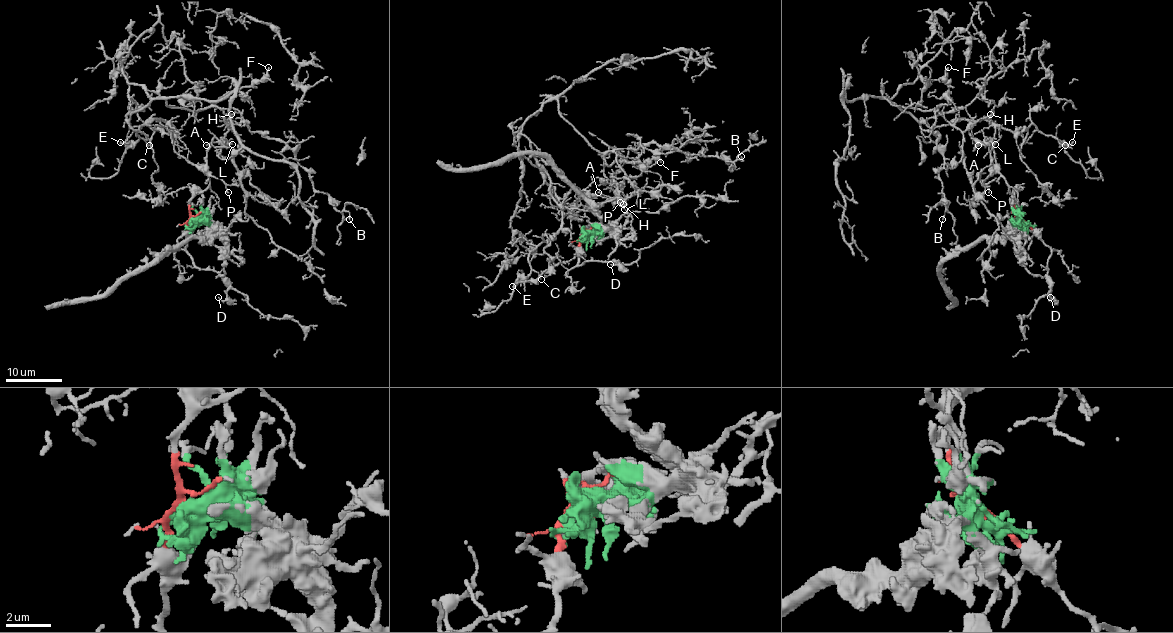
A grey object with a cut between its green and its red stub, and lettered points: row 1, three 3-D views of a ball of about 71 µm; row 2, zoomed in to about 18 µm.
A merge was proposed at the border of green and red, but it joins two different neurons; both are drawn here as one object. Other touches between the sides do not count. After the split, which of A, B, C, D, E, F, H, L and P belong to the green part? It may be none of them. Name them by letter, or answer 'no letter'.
no letter

